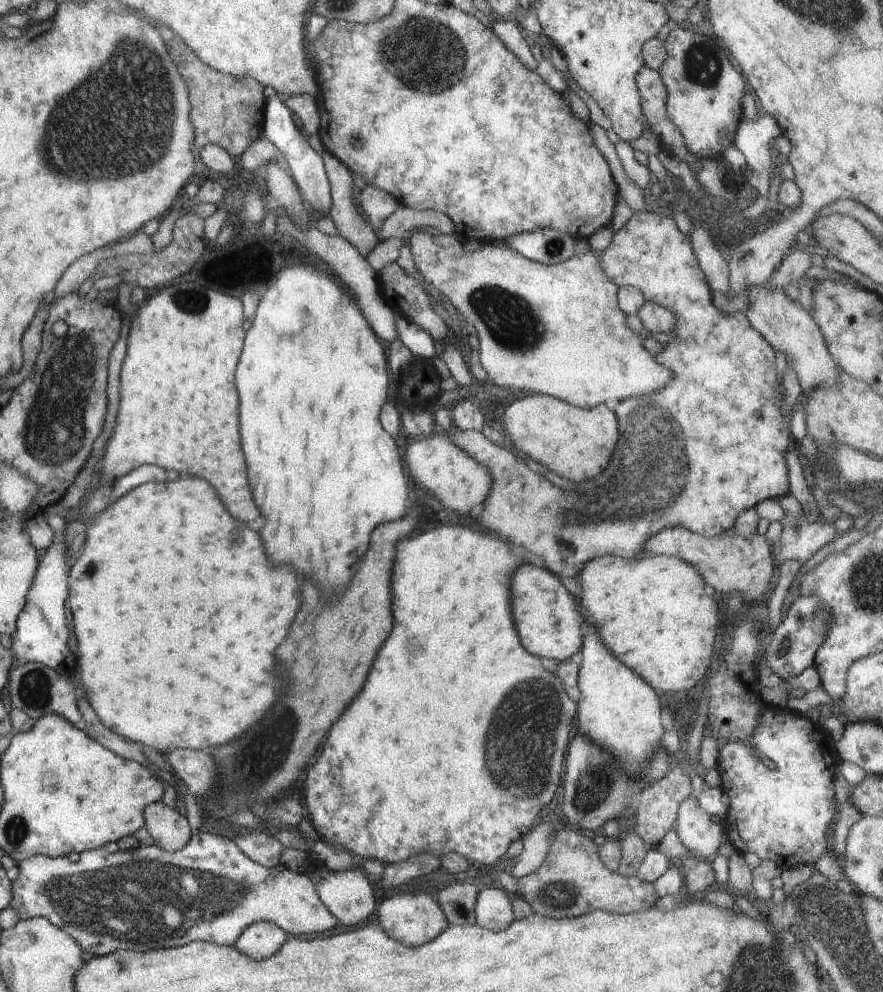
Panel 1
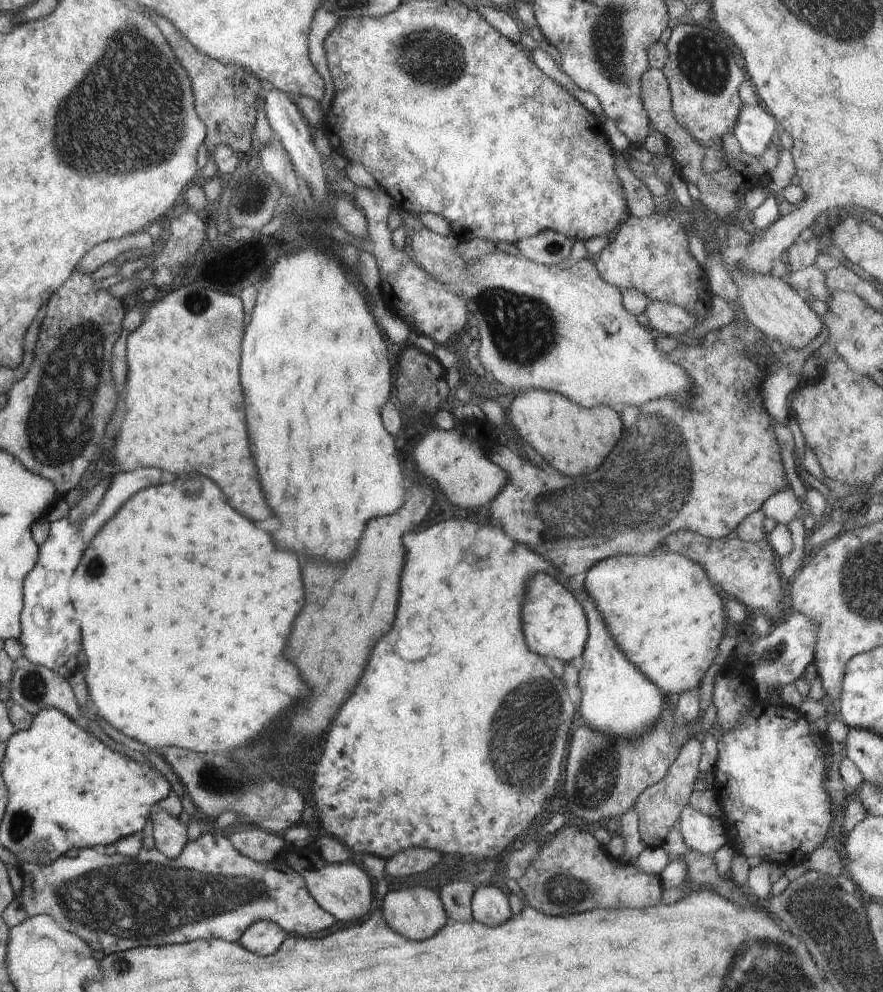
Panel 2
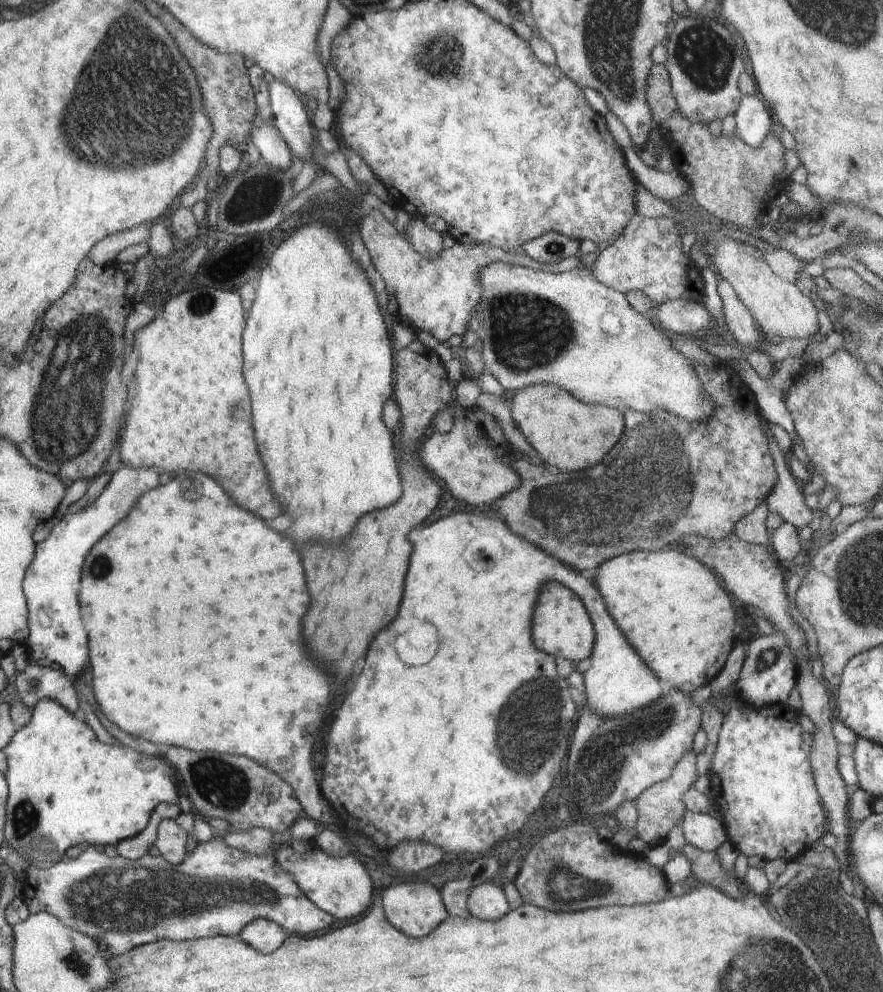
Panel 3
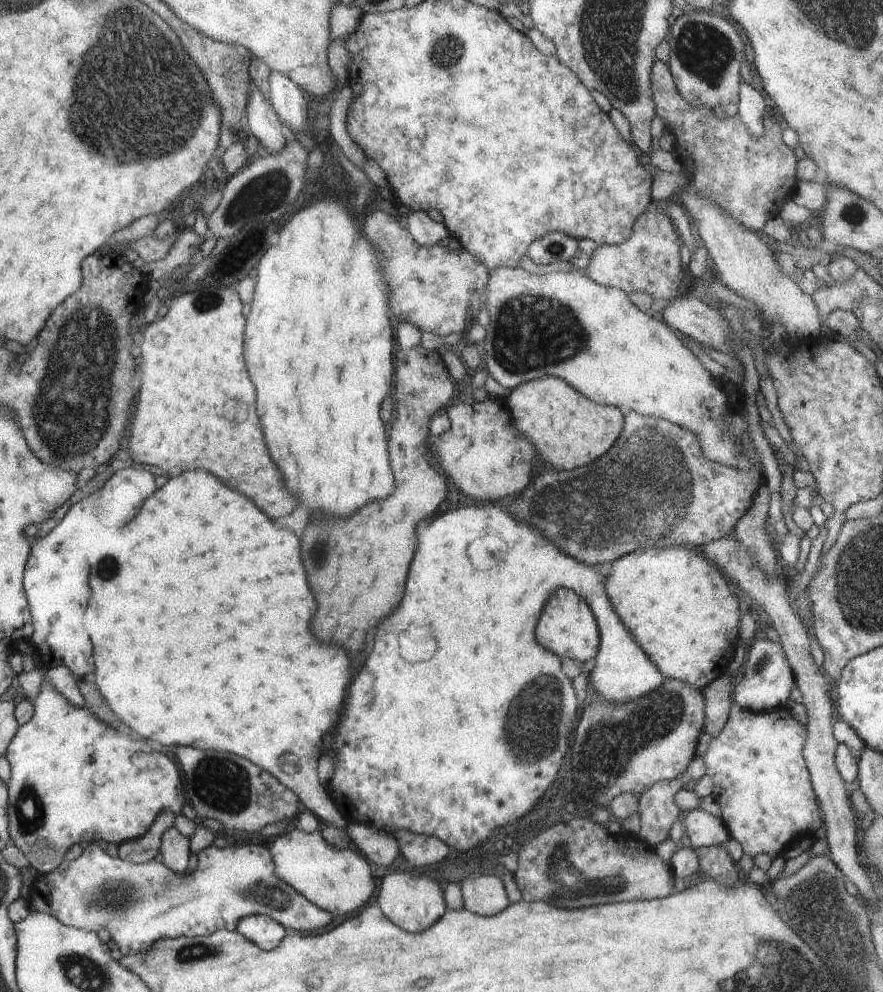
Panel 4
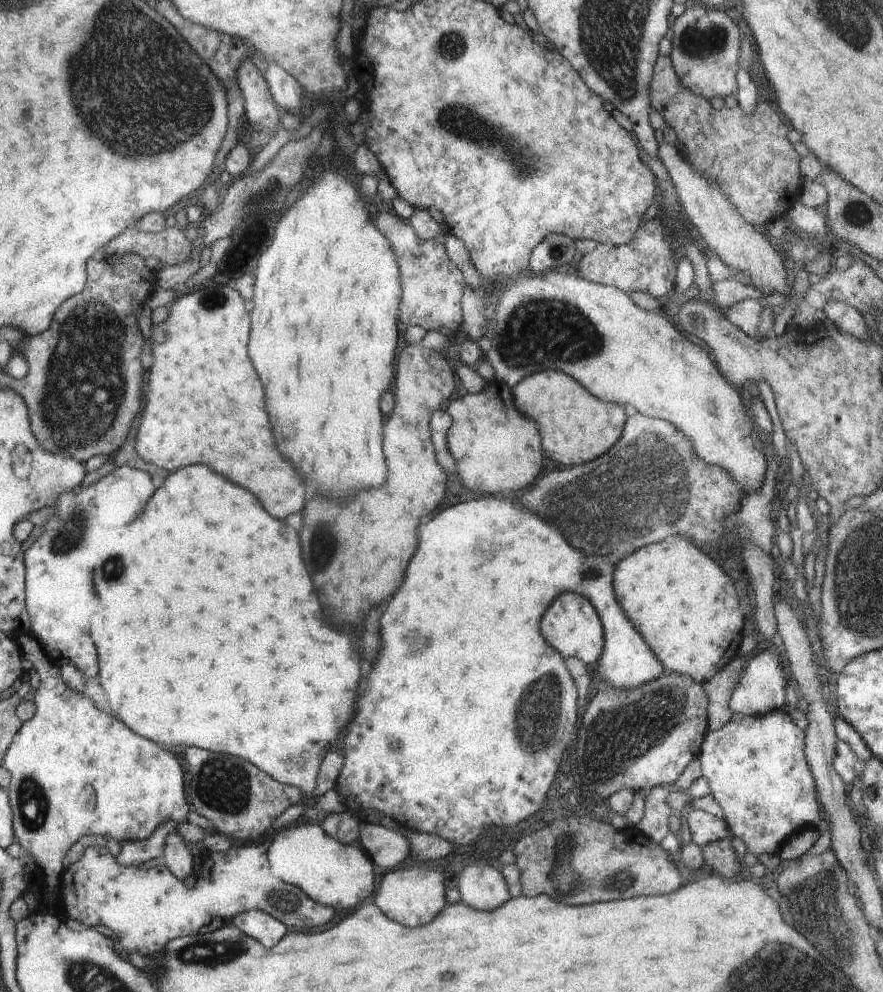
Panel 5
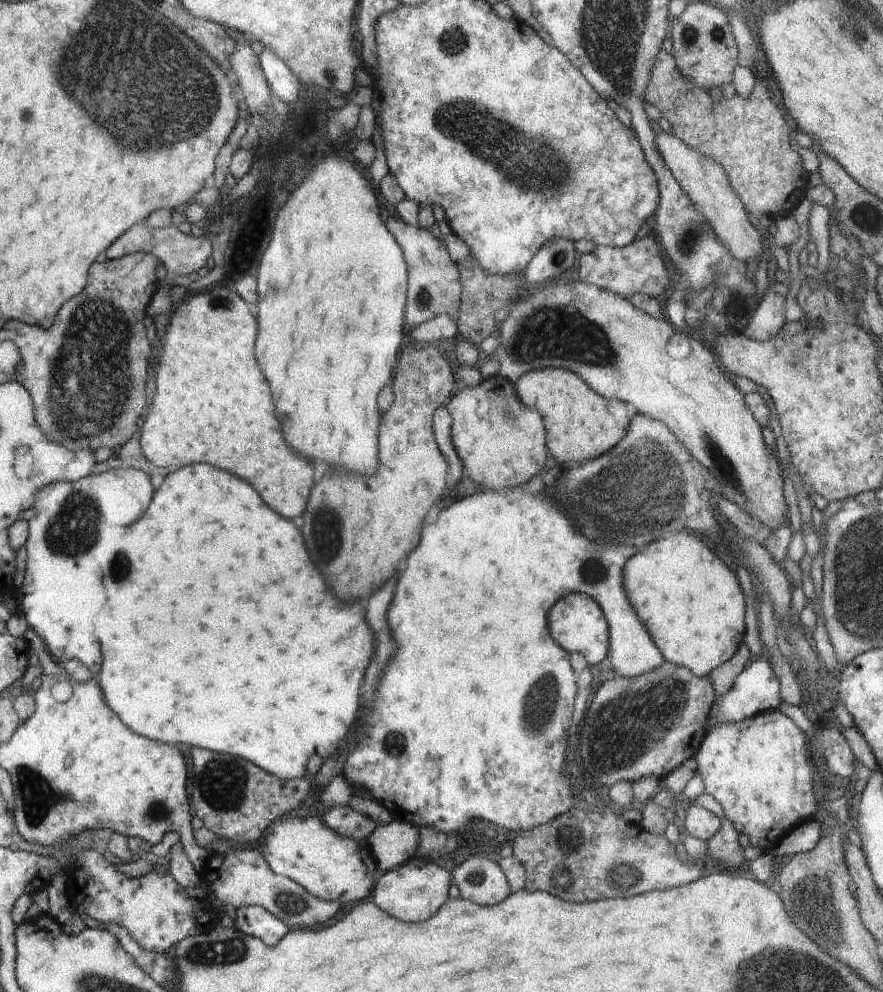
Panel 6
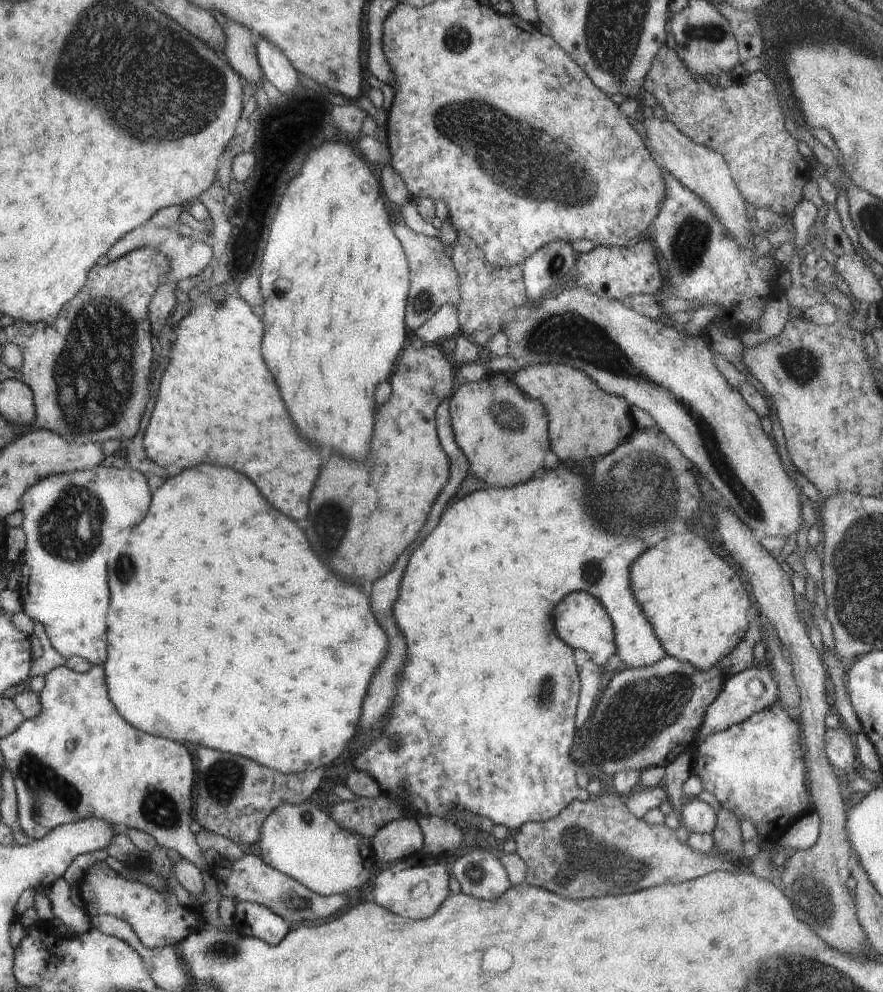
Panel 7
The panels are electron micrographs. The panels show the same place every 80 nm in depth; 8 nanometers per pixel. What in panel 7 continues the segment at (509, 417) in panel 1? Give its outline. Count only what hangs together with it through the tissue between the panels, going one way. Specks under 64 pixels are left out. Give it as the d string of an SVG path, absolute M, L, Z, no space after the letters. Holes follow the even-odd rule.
M541 364L541 365L532 365L526 367L525 369L520 369L519 371L513 373L512 378L514 378L515 383L518 385L518 388L528 396L528 398L532 398L532 400L538 400L544 408L546 408L546 414L548 414L548 428L550 428L550 448L560 456L560 458L566 458L566 464L568 464L568 460L574 460L574 462L580 462L580 460L584 458L596 458L596 456L606 456L609 455L616 446L620 446L624 441L628 440L630 434L635 431L635 424L633 422L633 418L631 416L631 411L629 410L629 403L625 398L616 398L616 396L608 396L606 392L602 392L600 388L596 388L596 384L584 374L584 372L578 372L578 370L574 370L574 368L568 368L568 366L556 366L556 364Z

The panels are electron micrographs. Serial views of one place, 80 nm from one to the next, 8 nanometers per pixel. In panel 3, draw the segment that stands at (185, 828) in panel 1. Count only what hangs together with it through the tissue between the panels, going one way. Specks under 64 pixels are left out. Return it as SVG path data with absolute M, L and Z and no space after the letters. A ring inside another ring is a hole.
M172 819L160 820L155 845L166 862L180 864L186 854L186 842L187 832L180 825Z

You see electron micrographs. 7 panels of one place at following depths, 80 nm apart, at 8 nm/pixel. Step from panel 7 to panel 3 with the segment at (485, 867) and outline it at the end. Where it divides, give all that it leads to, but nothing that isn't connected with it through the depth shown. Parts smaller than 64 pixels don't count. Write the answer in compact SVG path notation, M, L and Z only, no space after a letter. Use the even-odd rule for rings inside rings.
M486 882L469 891L467 907L480 920L500 920L511 910L505 892L498 882Z

